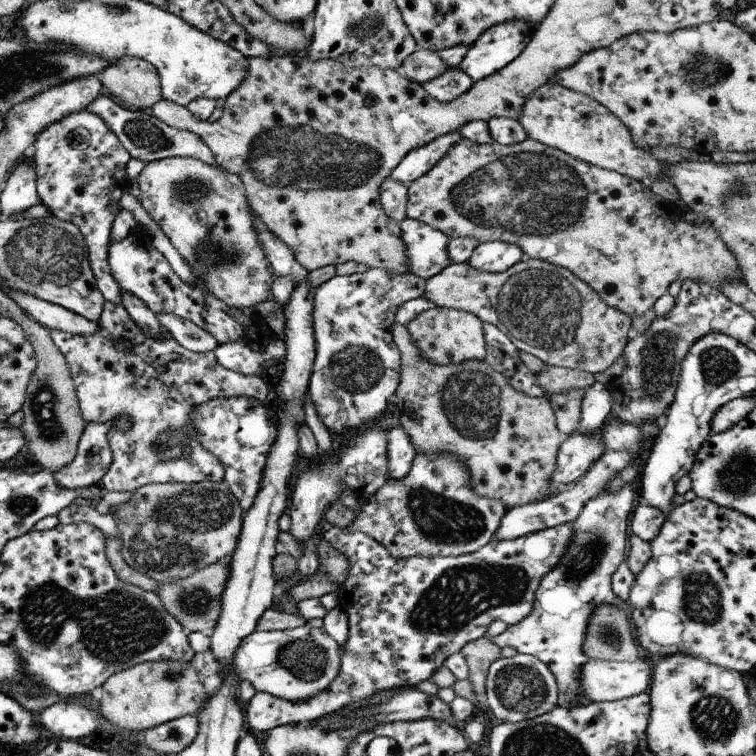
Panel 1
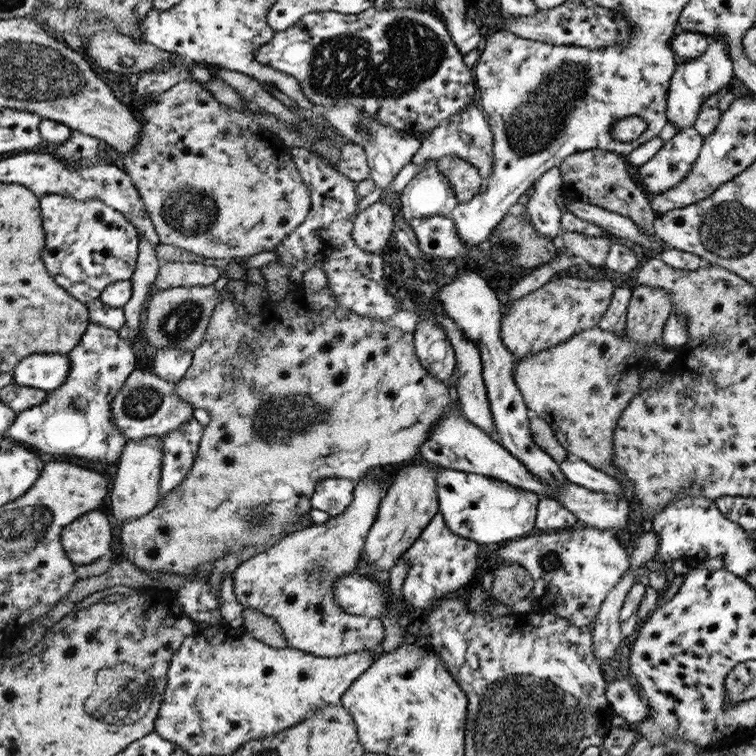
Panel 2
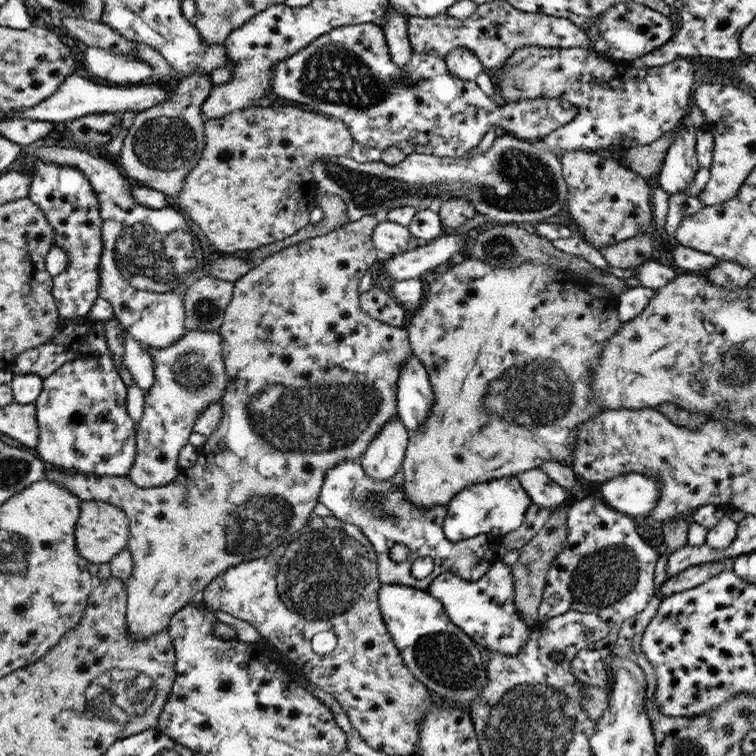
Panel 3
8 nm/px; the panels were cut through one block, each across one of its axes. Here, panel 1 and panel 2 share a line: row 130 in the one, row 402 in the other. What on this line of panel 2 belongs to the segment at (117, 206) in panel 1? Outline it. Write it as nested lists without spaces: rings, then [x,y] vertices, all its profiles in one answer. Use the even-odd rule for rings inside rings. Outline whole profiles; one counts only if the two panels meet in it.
[[[90,322],[82,336],[82,342],[67,353],[67,356],[70,356],[72,364],[70,378],[56,390],[48,392],[47,398],[39,405],[17,413],[15,421],[4,437],[15,444],[38,452],[45,458],[57,454],[75,456],[80,460],[98,462],[98,464],[117,465],[123,456],[128,440],[113,421],[111,404],[122,390],[130,372],[136,372],[134,351],[130,350],[130,346],[118,336],[116,329]]]

